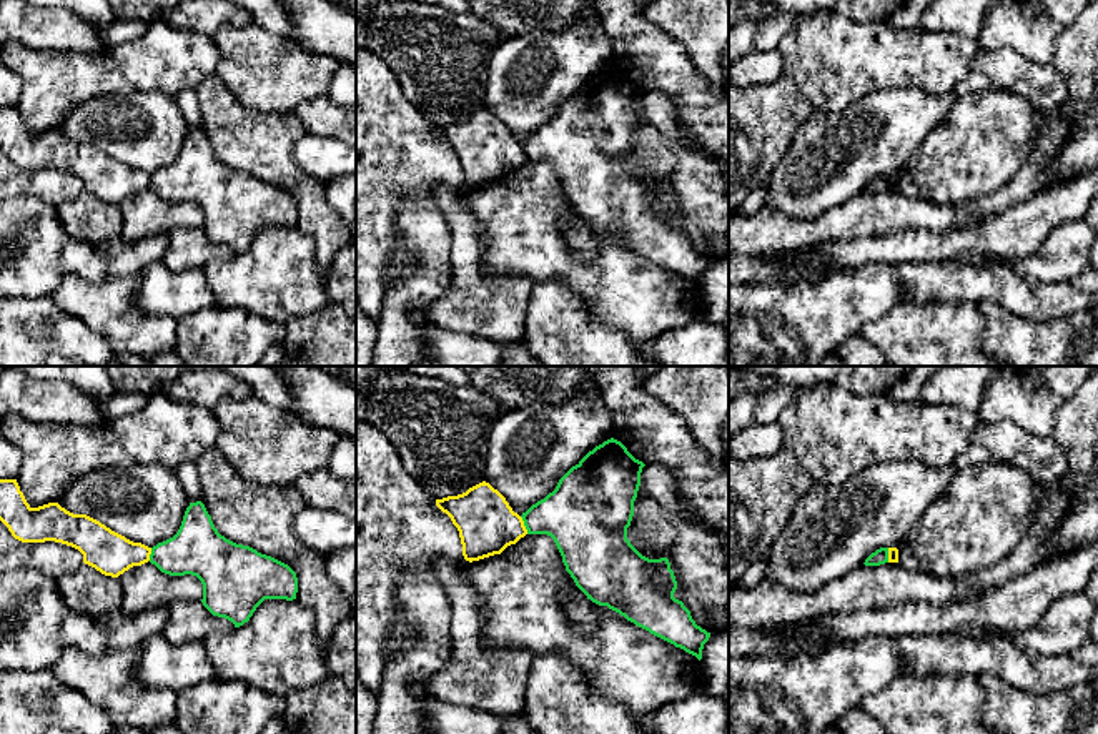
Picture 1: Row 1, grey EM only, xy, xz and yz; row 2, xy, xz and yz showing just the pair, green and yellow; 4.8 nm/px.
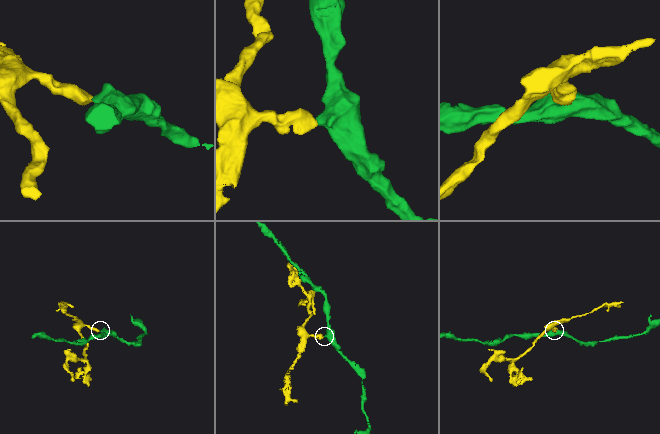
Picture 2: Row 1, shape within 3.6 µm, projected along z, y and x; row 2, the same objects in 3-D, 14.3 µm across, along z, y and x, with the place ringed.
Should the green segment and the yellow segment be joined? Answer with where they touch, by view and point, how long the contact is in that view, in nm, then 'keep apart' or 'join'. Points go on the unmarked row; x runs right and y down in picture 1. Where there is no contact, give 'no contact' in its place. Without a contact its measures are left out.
contact xz (524, 152); length 100 nm; keep apart

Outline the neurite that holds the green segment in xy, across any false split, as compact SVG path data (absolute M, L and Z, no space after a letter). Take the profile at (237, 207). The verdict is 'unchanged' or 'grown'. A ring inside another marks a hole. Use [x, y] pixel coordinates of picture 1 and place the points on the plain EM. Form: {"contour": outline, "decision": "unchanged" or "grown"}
{"contour": "M201 128L190 130L178 160L151 175L150 190L170 203L196 203L203 211L203 233L218 245L243 253L265 226L296 226L298 205L284 190L236 171L218 160Z", "decision": "unchanged"}

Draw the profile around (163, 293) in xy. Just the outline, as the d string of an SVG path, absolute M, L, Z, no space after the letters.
M163 261L141 273L135 305L148 315L171 316L176 321L215 305L203 268L173 273Z

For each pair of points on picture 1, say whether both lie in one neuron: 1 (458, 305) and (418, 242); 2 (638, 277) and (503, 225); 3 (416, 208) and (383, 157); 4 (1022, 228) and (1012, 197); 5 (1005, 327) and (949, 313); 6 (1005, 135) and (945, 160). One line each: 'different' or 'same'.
1: different
2: same
3: different
4: different
5: different
6: same

